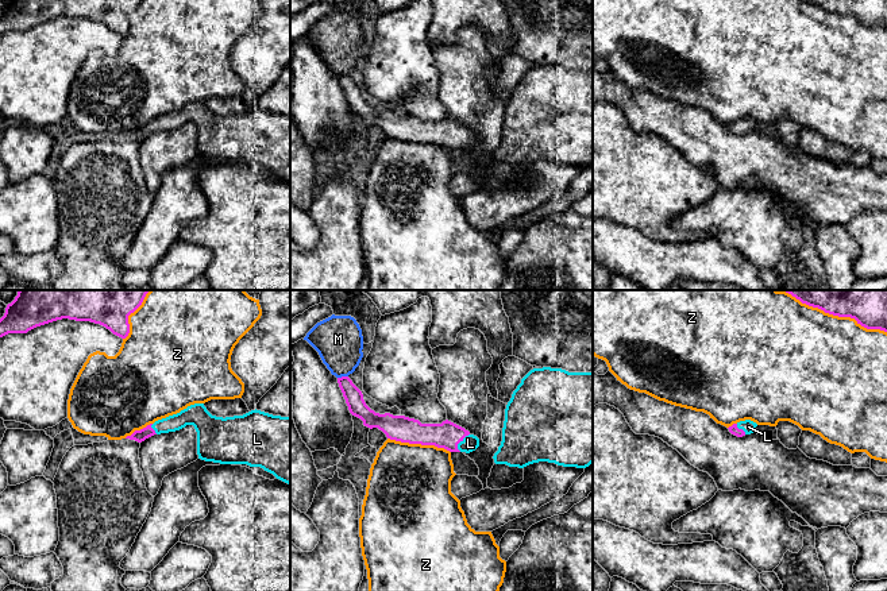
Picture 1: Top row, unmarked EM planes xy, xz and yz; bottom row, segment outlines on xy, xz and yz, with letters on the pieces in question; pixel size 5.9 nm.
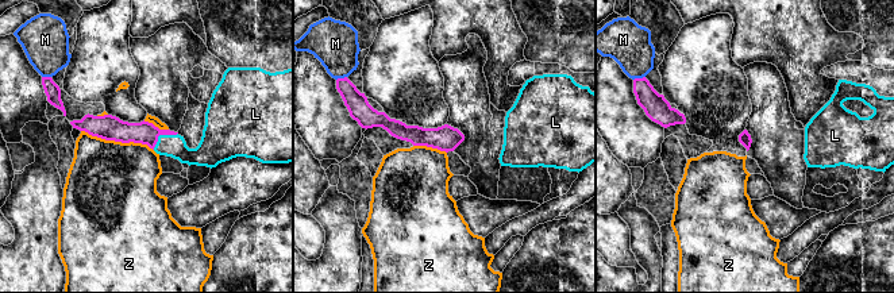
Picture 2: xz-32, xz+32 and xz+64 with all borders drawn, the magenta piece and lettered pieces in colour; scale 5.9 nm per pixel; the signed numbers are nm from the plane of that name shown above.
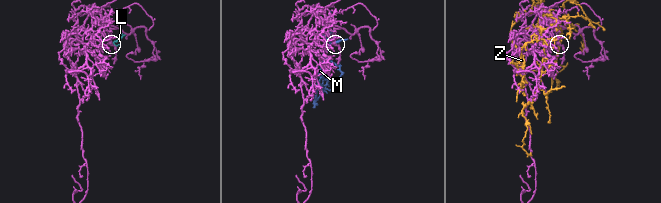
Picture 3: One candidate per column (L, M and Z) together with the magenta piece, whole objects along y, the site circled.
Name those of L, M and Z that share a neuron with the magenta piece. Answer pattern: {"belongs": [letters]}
{"belongs": ["L"]}

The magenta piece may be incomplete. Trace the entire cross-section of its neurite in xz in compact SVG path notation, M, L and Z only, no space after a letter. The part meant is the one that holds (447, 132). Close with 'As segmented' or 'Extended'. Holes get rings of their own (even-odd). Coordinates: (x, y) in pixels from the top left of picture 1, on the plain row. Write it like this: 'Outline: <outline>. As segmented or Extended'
Outline: M348 74L338 76L348 108L360 116L363 123L378 125L387 136L421 143L435 143L450 150L470 151L479 144L479 136L464 125L446 117L441 121L421 121L419 117L390 111L379 112L371 108L362 89Z. Extended

